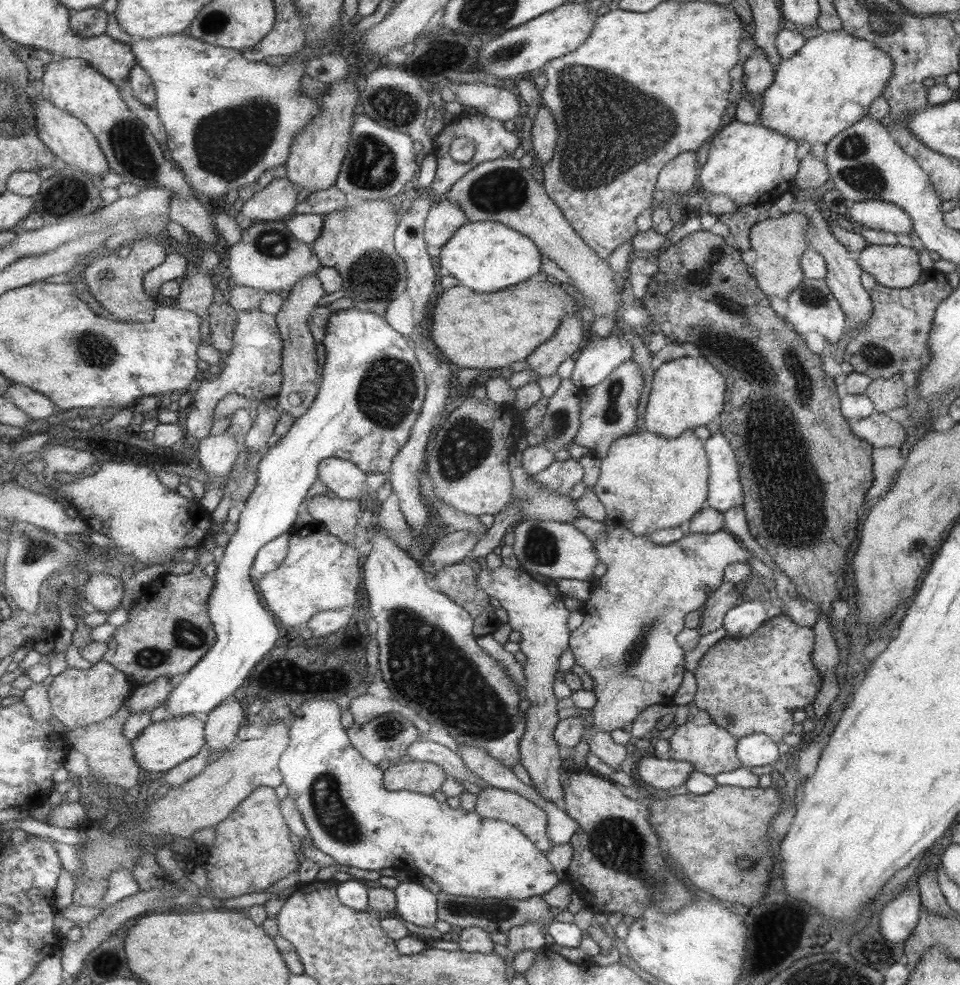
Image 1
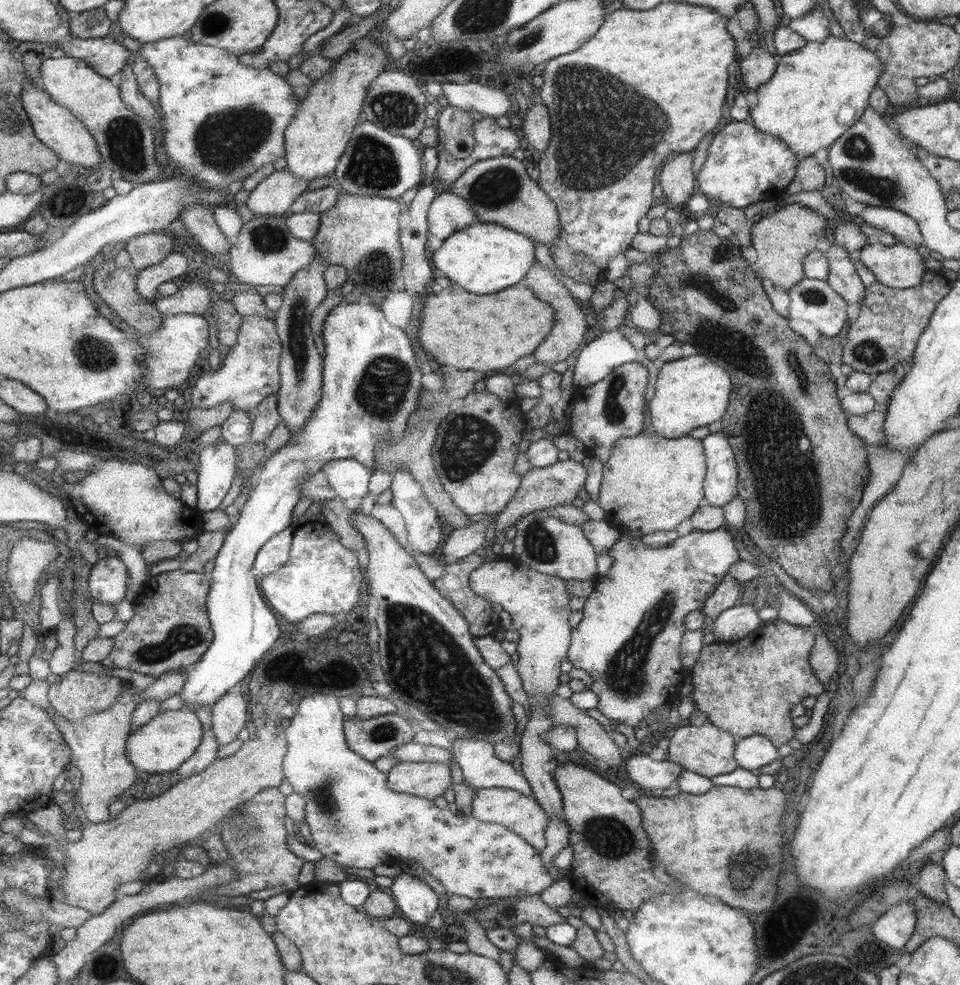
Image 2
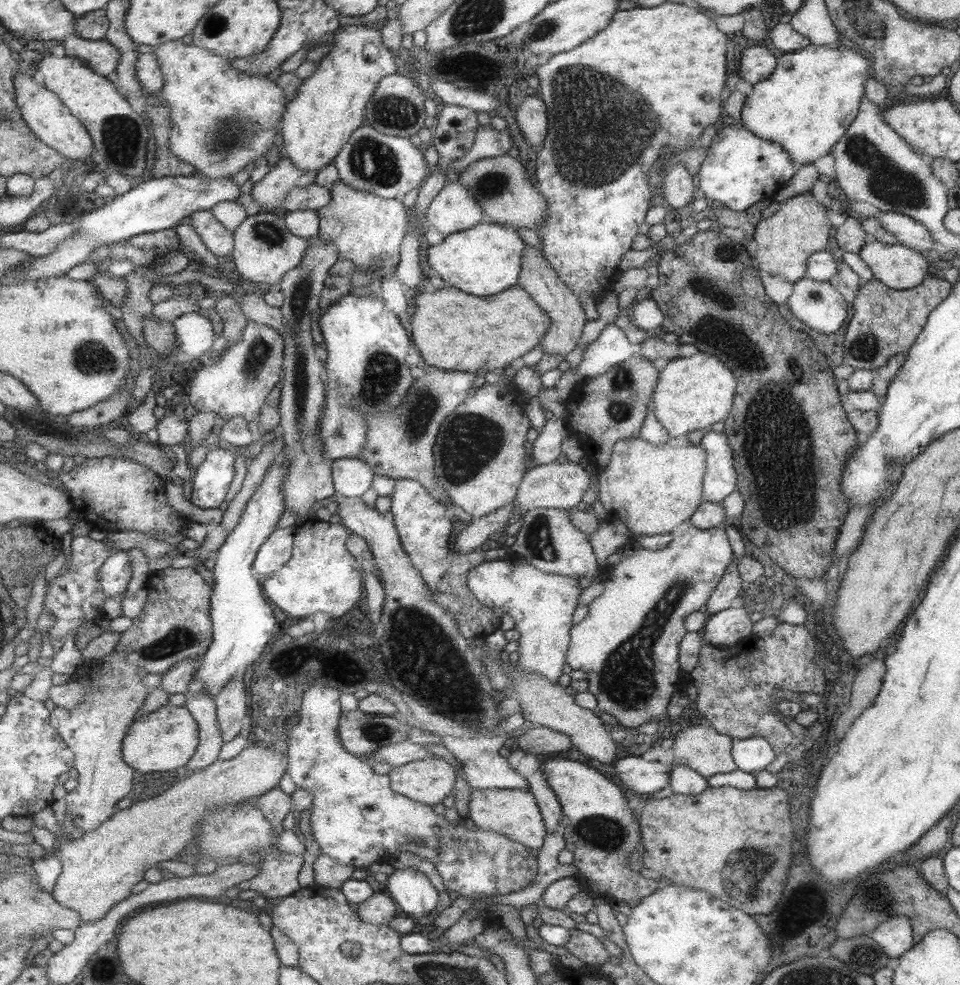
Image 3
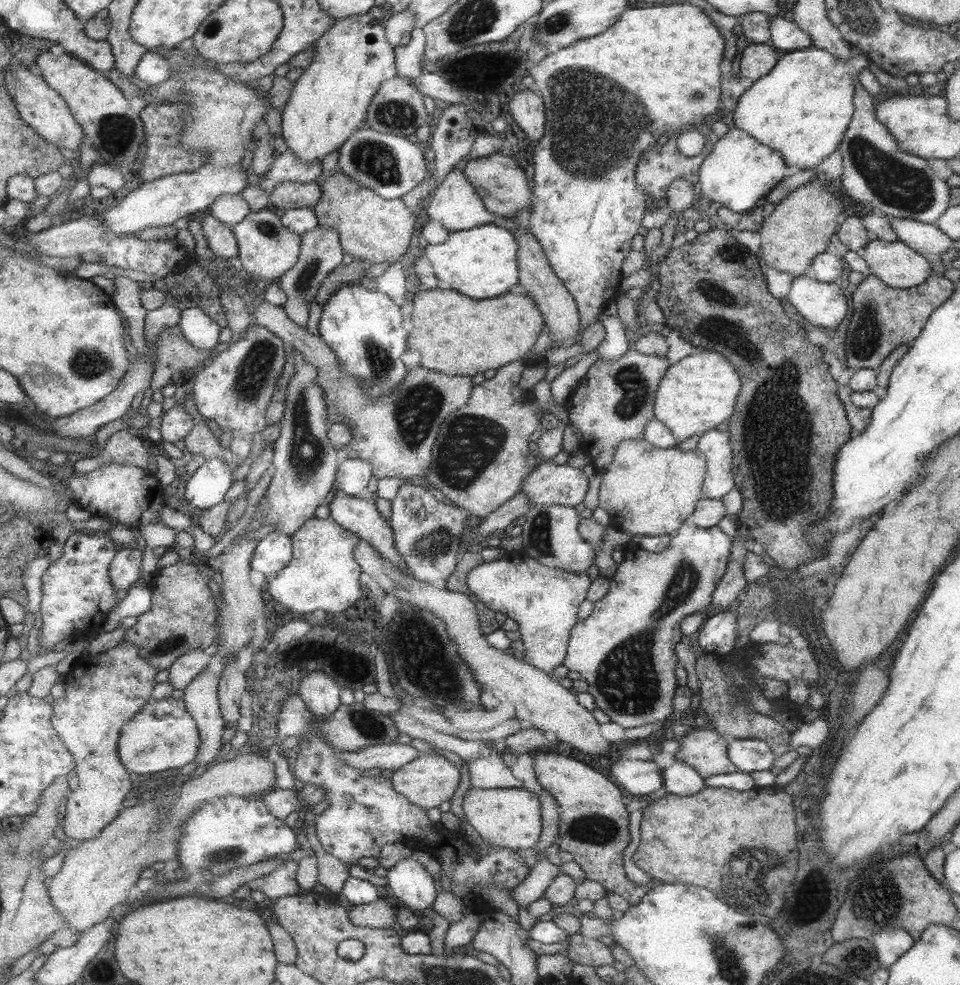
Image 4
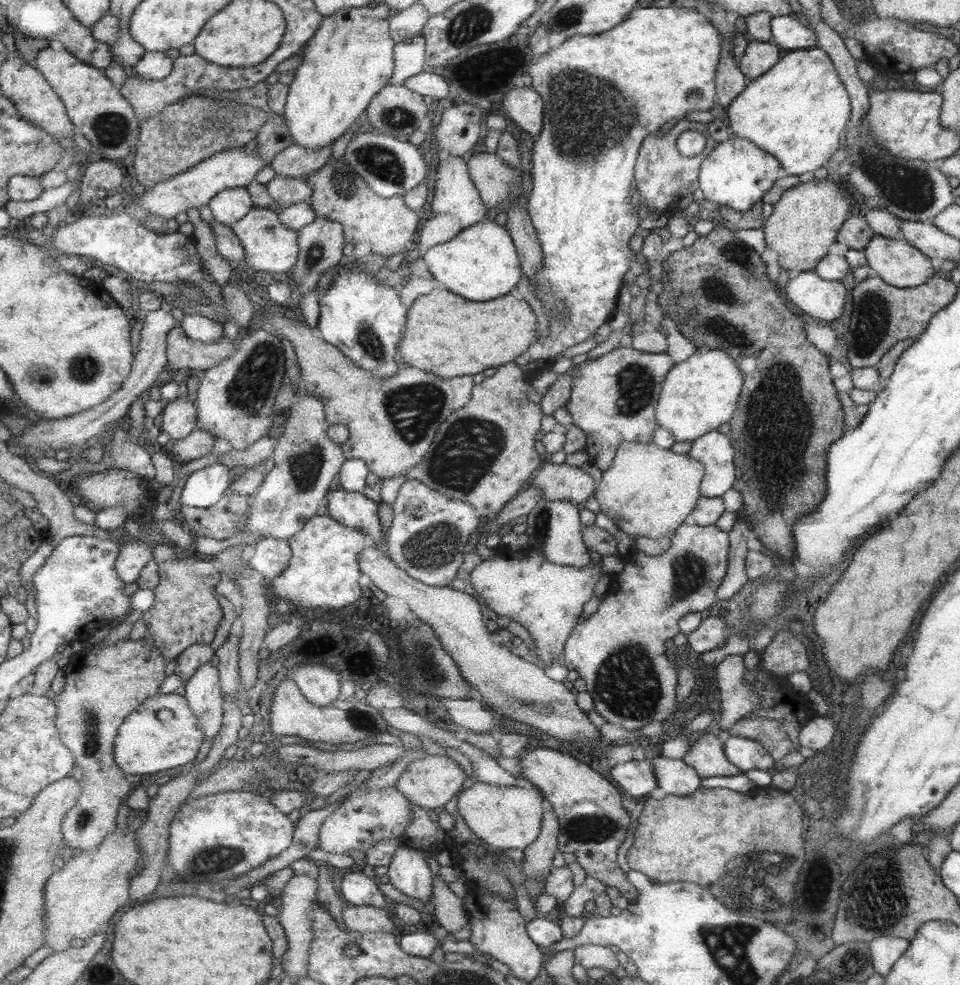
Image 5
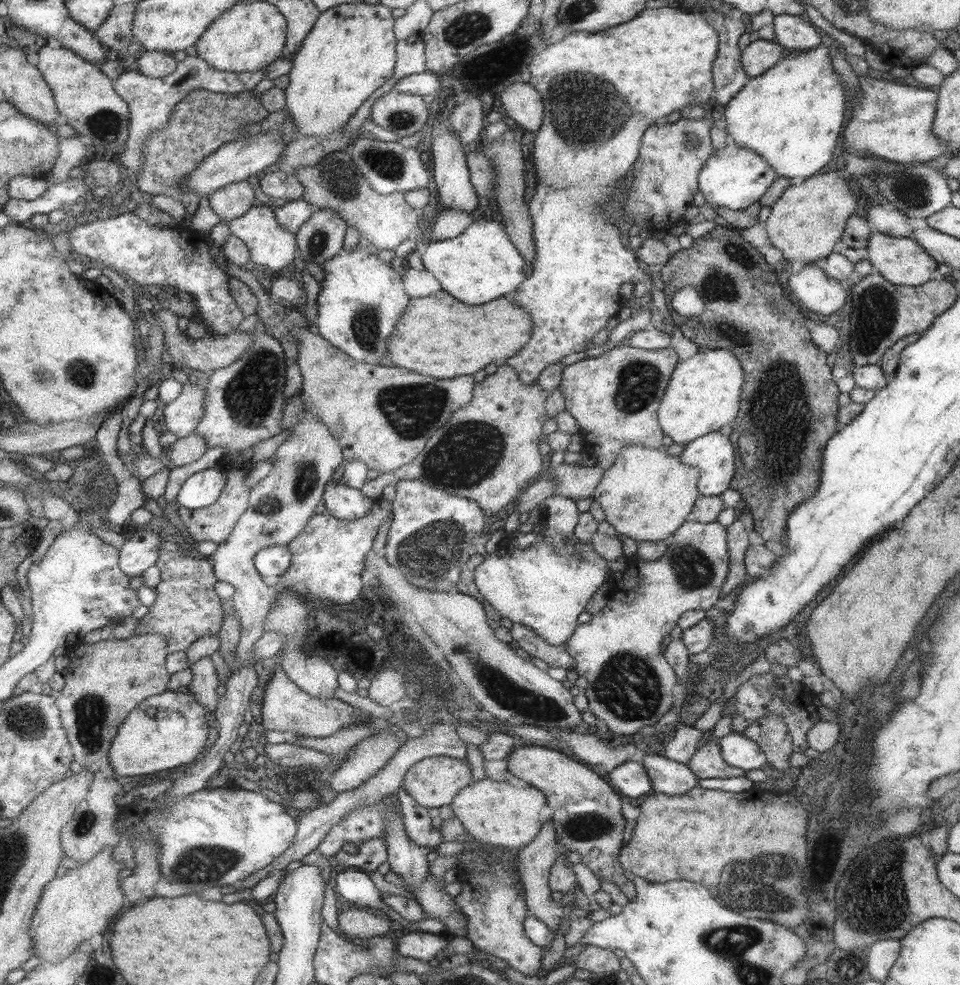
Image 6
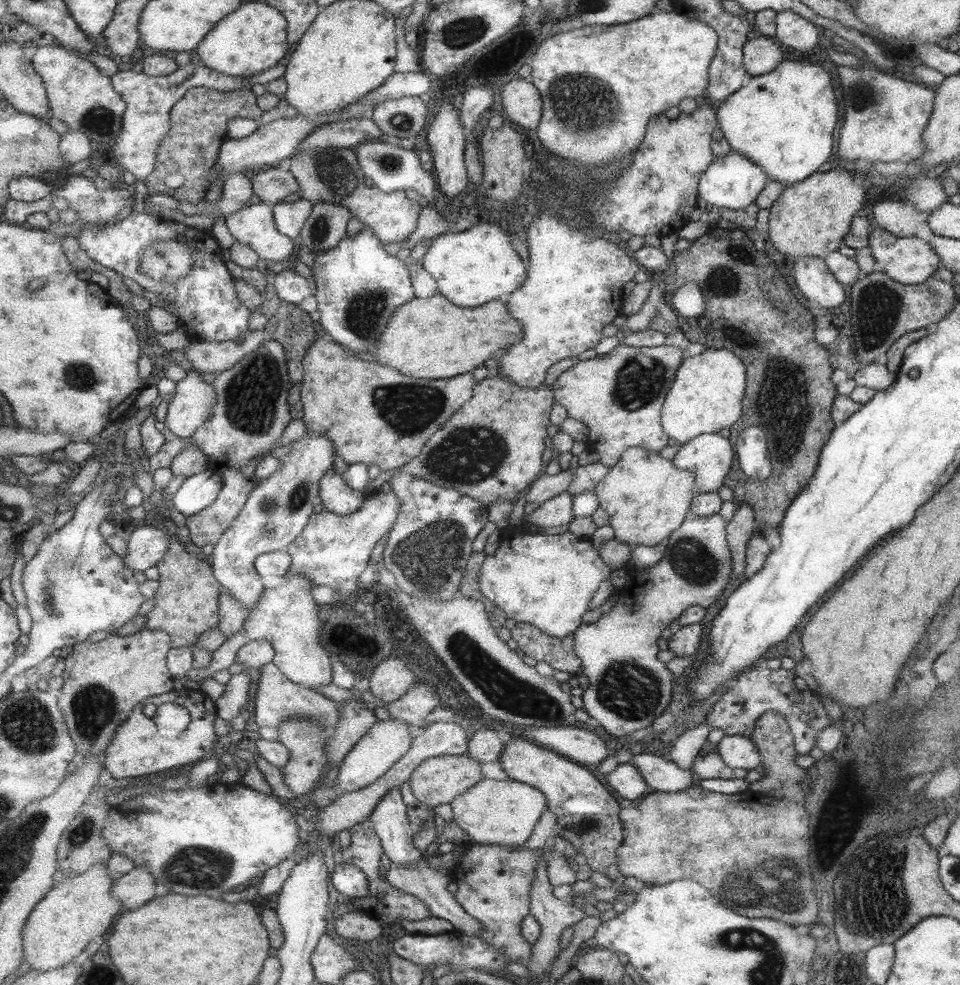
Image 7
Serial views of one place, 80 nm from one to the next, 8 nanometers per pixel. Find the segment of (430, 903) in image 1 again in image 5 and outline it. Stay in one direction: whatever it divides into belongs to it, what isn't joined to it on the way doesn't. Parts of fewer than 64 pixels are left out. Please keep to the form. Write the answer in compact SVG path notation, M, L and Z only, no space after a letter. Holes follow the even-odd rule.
M405 842L397 849L389 866L389 881L400 892L427 904L434 894L433 870L426 858L427 850L413 849Z

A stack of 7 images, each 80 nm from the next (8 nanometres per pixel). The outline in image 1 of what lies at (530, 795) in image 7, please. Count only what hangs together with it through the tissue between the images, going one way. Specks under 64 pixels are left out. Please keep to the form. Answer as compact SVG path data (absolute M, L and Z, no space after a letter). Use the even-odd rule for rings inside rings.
M493 787L483 788L478 795L476 812L487 819L504 820L516 825L543 852L554 847L548 836L548 814L519 793Z

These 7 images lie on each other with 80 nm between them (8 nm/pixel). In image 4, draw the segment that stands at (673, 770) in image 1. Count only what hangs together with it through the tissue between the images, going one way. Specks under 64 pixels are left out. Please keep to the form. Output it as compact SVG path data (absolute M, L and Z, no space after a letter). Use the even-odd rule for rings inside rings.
M619 759L611 766L611 776L621 788L632 795L645 796L664 786L661 769L651 760Z

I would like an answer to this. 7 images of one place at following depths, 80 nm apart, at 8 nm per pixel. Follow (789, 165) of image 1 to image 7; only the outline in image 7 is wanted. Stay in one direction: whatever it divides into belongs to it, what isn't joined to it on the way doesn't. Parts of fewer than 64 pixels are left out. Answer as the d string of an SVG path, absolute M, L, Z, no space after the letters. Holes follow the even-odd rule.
M730 150L727 156L715 158L705 169L700 176L698 194L707 206L715 206L717 209L741 210L755 202L756 196L763 190L767 180L769 180L768 175L761 166L753 164L747 156Z

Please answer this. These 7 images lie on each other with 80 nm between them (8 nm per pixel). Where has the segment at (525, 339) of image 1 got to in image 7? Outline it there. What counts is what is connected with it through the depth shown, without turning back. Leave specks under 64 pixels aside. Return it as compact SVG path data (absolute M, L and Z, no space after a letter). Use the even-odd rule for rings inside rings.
M441 294L415 298L393 313L385 334L370 359L396 368L405 376L439 380L473 372L494 354L506 352L525 340L525 329L509 313L506 299L476 308L461 308Z

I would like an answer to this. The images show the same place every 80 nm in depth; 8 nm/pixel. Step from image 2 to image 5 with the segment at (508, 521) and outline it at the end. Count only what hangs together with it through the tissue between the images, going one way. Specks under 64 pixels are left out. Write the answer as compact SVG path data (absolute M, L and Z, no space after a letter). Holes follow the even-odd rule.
M544 463L530 483L542 490L544 499L584 502L594 491L595 481L579 467L566 463Z

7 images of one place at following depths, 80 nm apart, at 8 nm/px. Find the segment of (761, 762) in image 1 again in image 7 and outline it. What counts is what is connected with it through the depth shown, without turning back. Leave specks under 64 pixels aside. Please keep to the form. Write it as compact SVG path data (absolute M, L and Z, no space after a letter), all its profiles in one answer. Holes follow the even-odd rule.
M726 735L717 744L716 752L728 768L742 769L747 772L761 762L757 748L749 739L740 735Z

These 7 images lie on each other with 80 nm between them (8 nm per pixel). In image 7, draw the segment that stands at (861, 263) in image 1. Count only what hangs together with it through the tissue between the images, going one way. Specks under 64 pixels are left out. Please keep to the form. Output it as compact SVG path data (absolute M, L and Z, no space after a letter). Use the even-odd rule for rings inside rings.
M872 228L868 234L868 249L878 270L899 284L921 284L934 275L940 267L940 258L932 245L918 237L896 237L884 228Z

